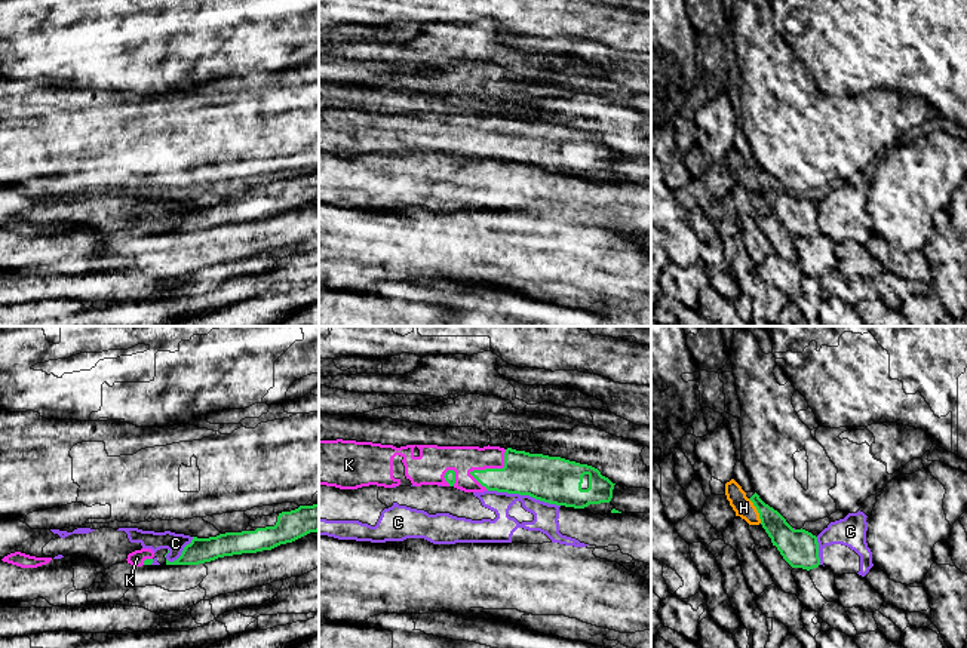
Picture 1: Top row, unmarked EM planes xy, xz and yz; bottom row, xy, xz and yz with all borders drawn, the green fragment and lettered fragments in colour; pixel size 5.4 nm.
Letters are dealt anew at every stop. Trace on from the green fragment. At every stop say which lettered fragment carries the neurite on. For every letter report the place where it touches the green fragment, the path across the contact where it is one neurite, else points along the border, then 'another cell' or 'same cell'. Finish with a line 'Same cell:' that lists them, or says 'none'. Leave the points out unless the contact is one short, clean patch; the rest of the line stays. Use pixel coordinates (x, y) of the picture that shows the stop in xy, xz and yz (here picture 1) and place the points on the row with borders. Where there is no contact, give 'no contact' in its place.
C: xz (524, 494) | another cell
H: yz (757, 509) | another cell
K: xz (487, 469) | same cell
Same cell: K

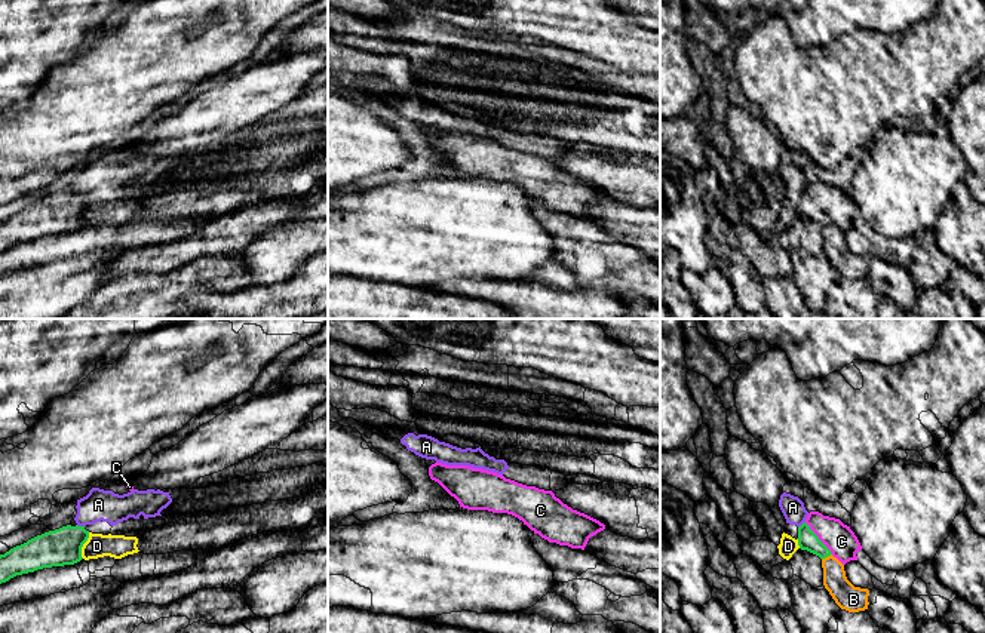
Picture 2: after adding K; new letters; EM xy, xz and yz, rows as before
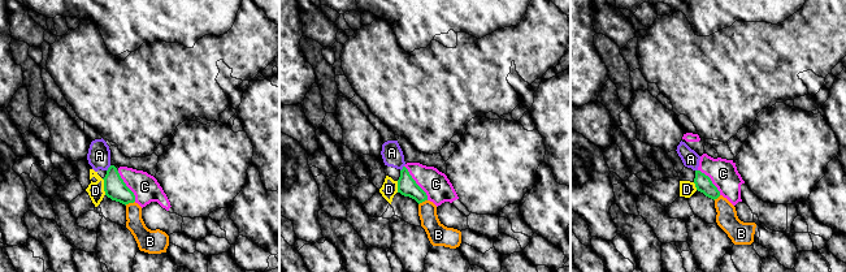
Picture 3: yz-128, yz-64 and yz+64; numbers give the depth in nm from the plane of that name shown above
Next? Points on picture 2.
A: xy (80, 527) | along xy (76, 525), (83, 527) | another cell
B: yz (827, 556) | another cell
C: yz (818, 538) | across yz (807, 540), (818, 538), (837, 538), (841, 541) | same cell
D: xy (82, 546) | along xy (89, 532), (82, 547), (82, 558) | another cell
Same cell: C

